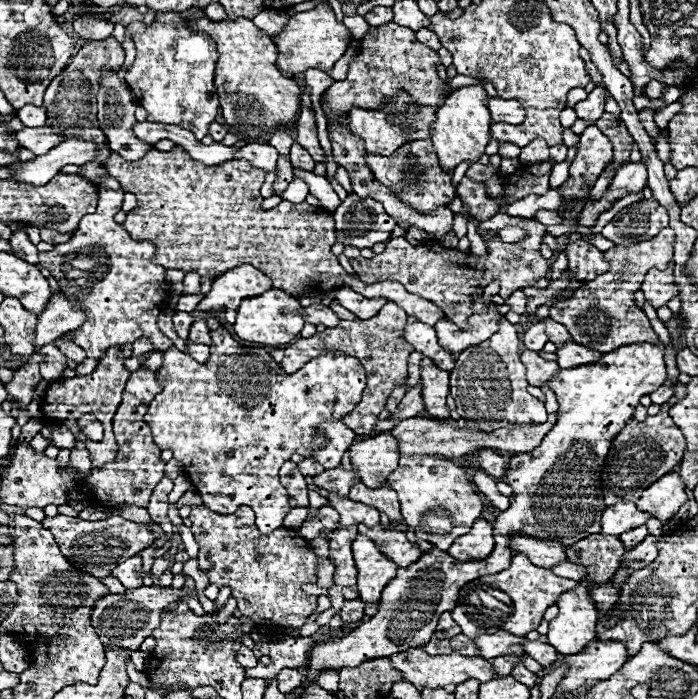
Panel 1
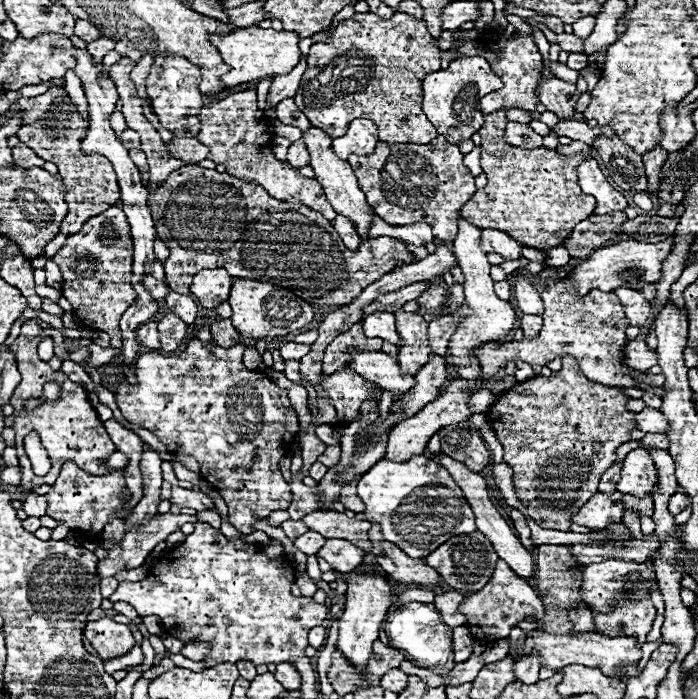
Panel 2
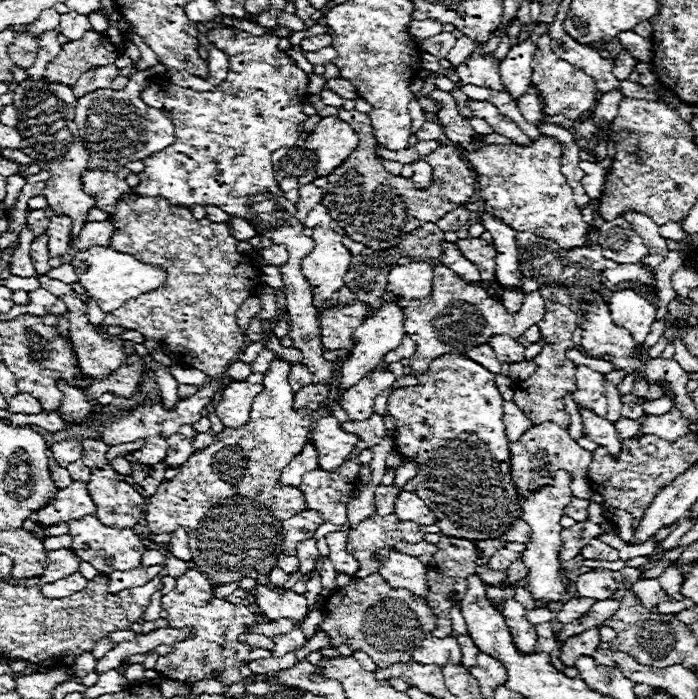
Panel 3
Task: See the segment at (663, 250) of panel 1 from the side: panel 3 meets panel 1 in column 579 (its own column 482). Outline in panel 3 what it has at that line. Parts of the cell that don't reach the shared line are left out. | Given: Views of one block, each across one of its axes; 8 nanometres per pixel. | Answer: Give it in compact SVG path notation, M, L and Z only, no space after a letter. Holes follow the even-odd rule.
M438 264L434 266L434 272L436 284L432 288L432 296L424 300L412 300L412 304L404 308L404 332L410 334L416 342L416 352L410 356L410 366L414 372L424 372L436 356L464 354L478 344L486 344L492 334L506 334L516 338L544 316L544 300L540 290L528 292L522 308L516 314L508 314L500 300L490 298L482 286L464 282L448 266Z

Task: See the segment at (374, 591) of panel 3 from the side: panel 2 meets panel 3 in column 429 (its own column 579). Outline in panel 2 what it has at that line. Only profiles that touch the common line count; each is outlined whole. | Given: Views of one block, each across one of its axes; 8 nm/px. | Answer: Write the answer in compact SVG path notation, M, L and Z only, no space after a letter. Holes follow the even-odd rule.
M568 608L568 618L572 622L572 632L596 632L594 626L594 612L590 608Z

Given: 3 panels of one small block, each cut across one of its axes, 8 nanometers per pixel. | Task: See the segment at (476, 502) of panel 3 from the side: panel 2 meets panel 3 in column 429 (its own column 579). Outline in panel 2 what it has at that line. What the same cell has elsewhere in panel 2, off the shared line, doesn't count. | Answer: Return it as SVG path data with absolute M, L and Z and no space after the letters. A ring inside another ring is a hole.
M566 356L566 358L562 358L562 370L560 370L558 374L552 374L552 376L534 376L534 378L530 378L530 380L526 380L526 382L520 382L520 384L508 388L508 390L502 394L502 398L490 406L490 410L488 410L488 414L486 414L486 420L488 420L488 424L492 426L492 430L494 430L496 438L498 438L498 442L504 446L504 462L506 462L506 464L512 468L512 472L514 472L516 496L572 496L572 502L560 500L560 502L554 502L554 504L556 504L554 508L552 508L552 506L548 506L548 508L544 506L548 500L528 500L528 502L526 502L526 506L528 506L528 510L530 510L530 516L532 516L534 520L538 520L538 514L536 514L536 512L538 512L538 510L542 512L542 516L540 516L540 520L538 520L538 524L540 524L542 528L570 530L570 526L572 526L570 516L572 516L572 514L568 514L568 512L578 510L582 504L586 504L586 496L588 496L588 500L590 500L590 496L592 496L594 492L598 492L598 480L600 480L602 472L606 472L606 468L610 468L610 464L614 464L614 460L616 460L616 448L618 448L620 444L624 444L624 442L628 440L628 432L636 428L636 424L634 424L634 412L626 410L626 406L624 406L626 400L628 400L628 396L624 396L624 394L618 392L616 388L602 386L602 384L598 384L598 382L590 382L590 380L580 372L578 362L576 362L572 356Z

